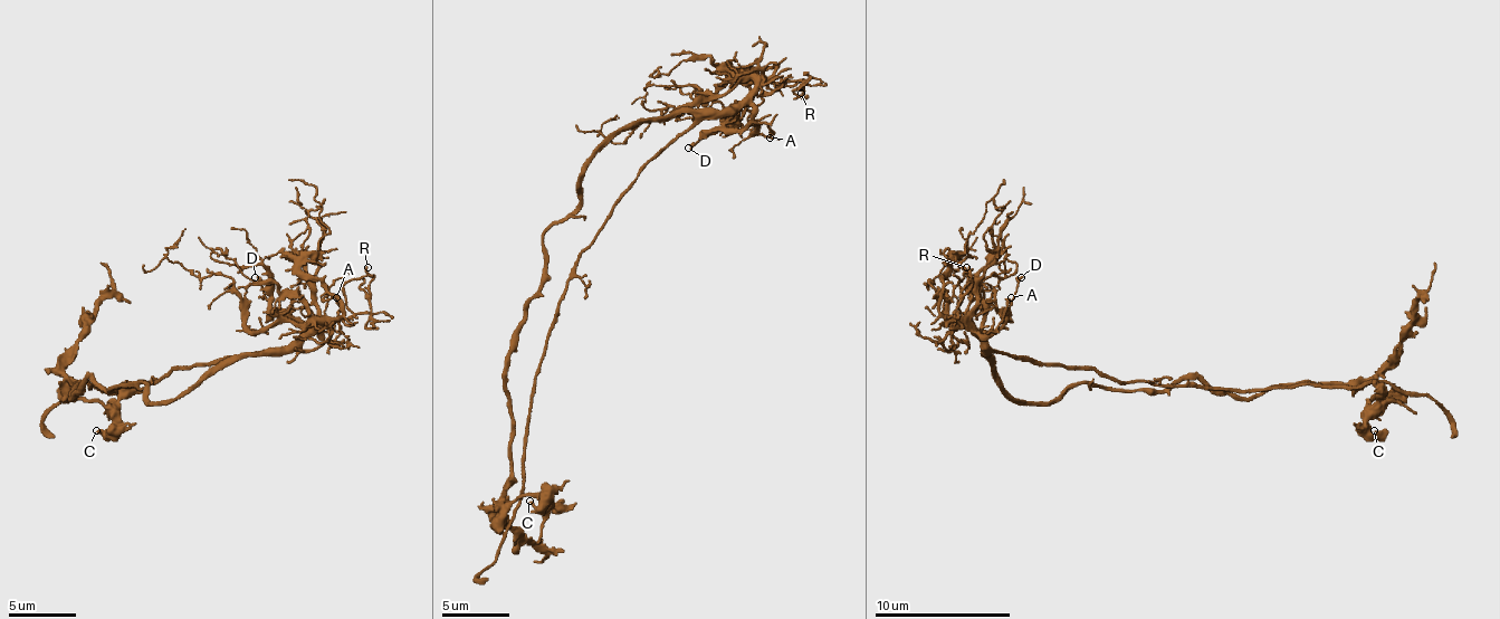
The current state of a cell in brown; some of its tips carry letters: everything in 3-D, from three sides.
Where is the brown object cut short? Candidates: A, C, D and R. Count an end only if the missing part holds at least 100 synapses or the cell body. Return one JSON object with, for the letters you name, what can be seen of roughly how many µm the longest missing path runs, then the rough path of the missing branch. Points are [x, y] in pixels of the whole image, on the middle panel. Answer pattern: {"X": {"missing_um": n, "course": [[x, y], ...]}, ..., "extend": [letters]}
{"extend": []}

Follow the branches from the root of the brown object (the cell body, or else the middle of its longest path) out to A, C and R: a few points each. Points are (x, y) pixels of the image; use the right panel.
A: (1099, 372), (1096, 369), (1038, 365), (993, 352), (980, 335), (990, 335), (1001, 324), (1011, 297)
C: (1099, 372), (1123, 382), (1214, 389), (1387, 382), (1394, 389), (1369, 402), (1366, 426), (1374, 430)
R: (1099, 372), (1038, 365), (993, 352), (956, 307), (953, 287), (963, 277), (963, 284), (970, 281), (966, 267)

